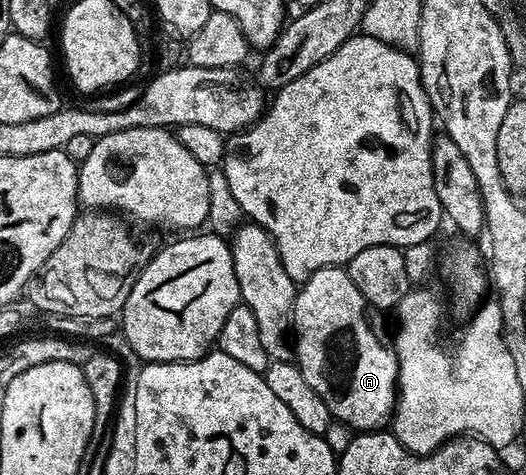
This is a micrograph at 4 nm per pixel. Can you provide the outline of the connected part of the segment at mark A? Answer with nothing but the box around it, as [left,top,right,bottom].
[292,267,398,431]

